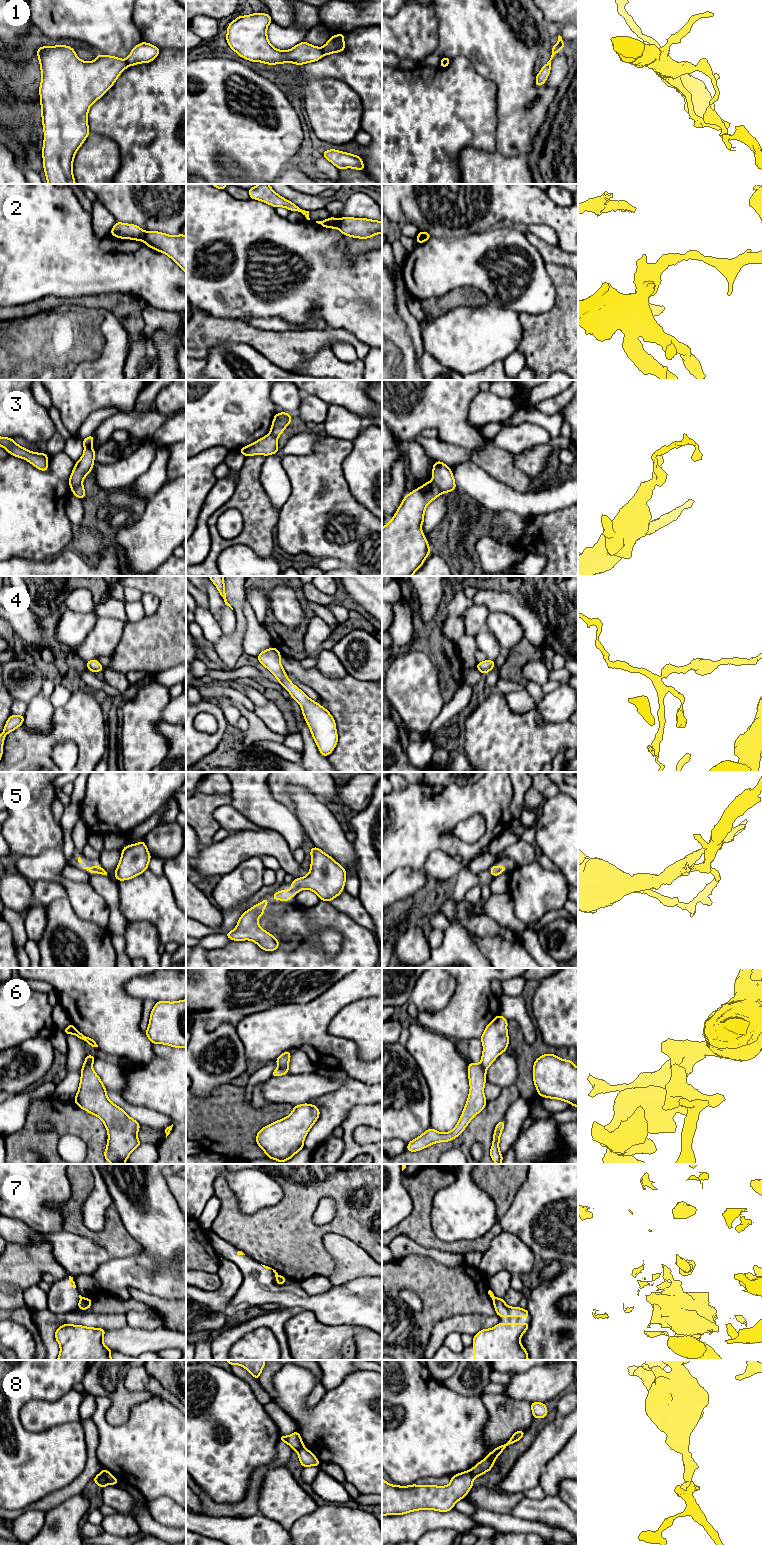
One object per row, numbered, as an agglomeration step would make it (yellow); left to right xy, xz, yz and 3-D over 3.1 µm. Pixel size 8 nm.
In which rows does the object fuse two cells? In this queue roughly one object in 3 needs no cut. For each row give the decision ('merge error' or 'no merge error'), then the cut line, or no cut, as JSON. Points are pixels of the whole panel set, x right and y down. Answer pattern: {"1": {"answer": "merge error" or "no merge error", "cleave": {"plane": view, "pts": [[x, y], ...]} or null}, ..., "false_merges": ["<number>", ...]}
{"1": {"answer": "merge error", "cleave": {"plane": "xz", "pts": [[321, 48], [324, 54]]}}, "2": {"answer": "merge error", "cleave": {"plane": "xz", "pts": [[338, 218], [339, 227]]}}, "3": {"answer": "merge error", "cleave": {"plane": "yz", "pts": [[431, 481], [441, 493]]}}, "4": {"answer": "no merge error", "cleave": null}, "5": {"answer": "no merge error", "cleave": null}, "6": {"answer": "merge error", "cleave": {"plane": "xy", "pts": [[83, 1065], [91, 1066]]}}, "7": {"answer": "merge error", "cleave": {"plane": "xz", "pts": [[279, 1275], [276, 1278]]}}, "8": {"answer": "merge error", "cleave": {"plane": "xy", "pts": [[101, 1472], [109, 1483]]}}, "false_merges": ["1", "2", "3", "6", "7", "8"]}

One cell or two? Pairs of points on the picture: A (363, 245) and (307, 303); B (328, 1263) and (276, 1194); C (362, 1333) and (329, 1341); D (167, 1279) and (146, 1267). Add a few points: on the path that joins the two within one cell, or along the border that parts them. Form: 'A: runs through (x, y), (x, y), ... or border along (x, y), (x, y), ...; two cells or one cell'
A: border along (371, 250), (354, 257), (336, 254); two cells
B: border along (274, 1176), (283, 1197), (259, 1210); two cells
C: border along (354, 1326), (356, 1349); two cells
D: runs through (162, 1274), (158, 1270), (151, 1270); one cell

